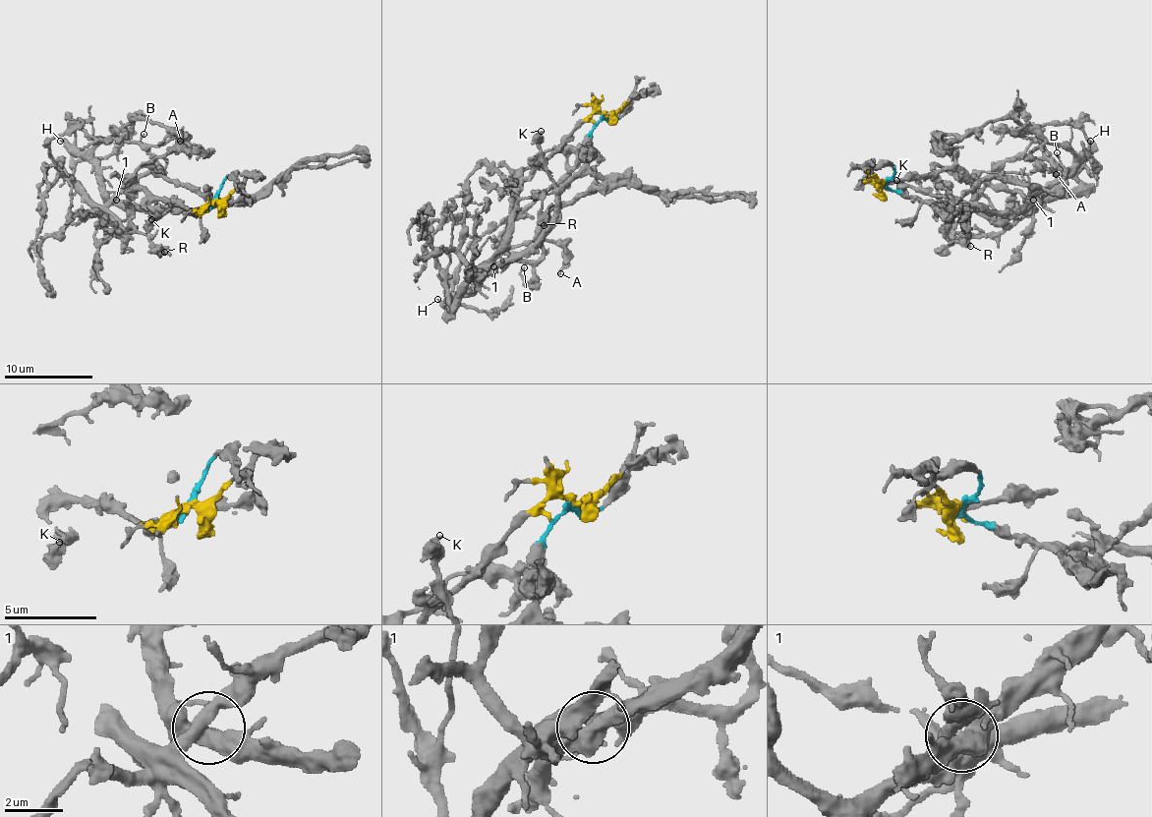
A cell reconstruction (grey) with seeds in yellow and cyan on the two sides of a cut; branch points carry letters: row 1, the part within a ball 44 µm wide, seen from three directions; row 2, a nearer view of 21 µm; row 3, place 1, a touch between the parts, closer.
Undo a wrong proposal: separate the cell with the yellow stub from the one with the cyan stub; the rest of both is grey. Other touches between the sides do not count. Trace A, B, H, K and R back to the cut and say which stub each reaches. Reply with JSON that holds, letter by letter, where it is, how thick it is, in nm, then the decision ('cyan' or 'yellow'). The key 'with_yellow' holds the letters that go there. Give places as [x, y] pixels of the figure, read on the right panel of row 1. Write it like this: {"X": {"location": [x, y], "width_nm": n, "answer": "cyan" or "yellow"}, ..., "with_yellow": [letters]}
{"A": {"location": [1056, 174], "width_nm": 190, "answer": "cyan"}, "B": {"location": [1057, 152], "width_nm": 140, "answer": "yellow"}, "H": {"location": [1090, 141], "width_nm": 280, "answer": "cyan"}, "K": {"location": [896, 180], "width_nm": 360, "answer": "cyan"}, "R": {"location": [970, 246], "width_nm": 550, "answer": "yellow"}, "with_yellow": ["B", "R"]}

